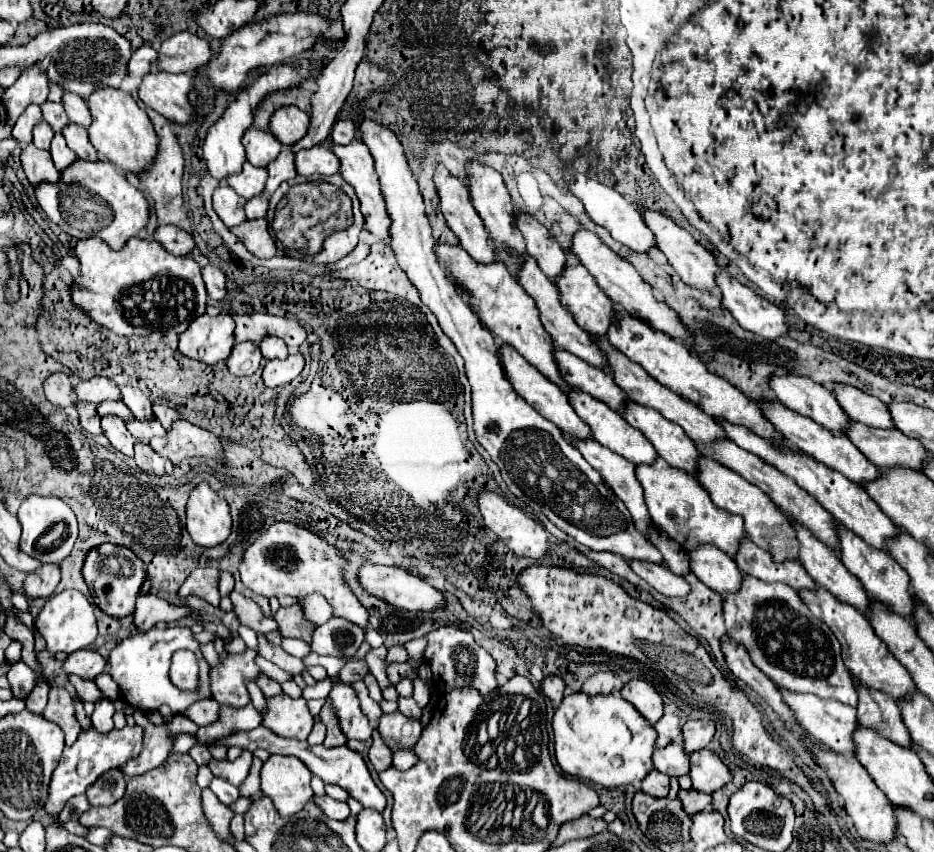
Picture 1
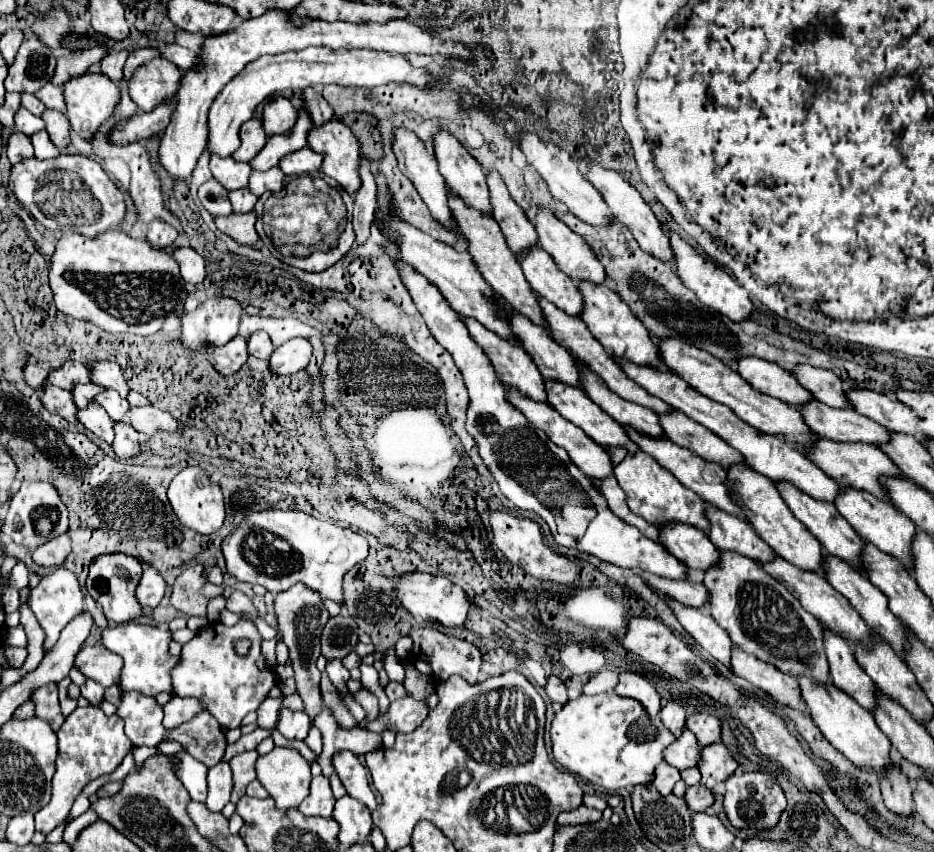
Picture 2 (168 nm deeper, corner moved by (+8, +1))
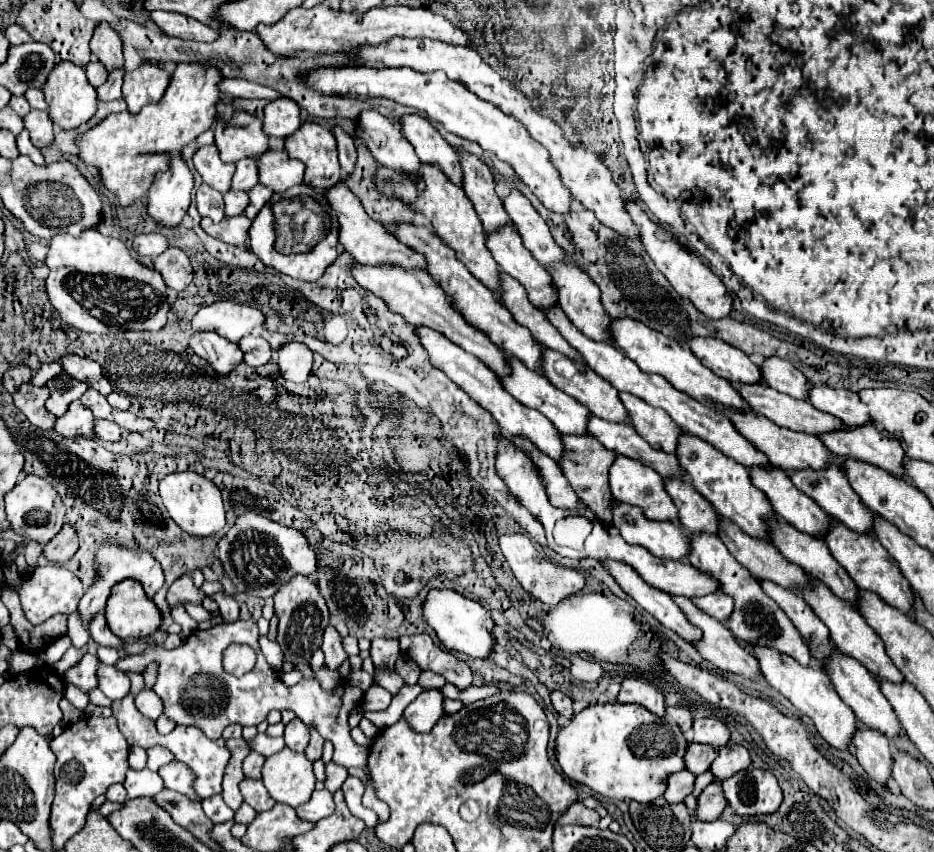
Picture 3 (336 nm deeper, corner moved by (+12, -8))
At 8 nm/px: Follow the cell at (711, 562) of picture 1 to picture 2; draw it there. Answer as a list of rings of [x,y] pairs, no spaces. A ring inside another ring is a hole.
[[[676,525],[660,527],[660,543],[688,569],[708,571],[718,565],[720,551],[714,547],[710,537],[696,527]]]

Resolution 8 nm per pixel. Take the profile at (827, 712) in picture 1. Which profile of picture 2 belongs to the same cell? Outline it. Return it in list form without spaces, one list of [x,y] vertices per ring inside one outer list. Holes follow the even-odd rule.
[[[736,645],[732,651],[732,671],[738,677],[756,685],[758,689],[766,691],[780,705],[790,707],[794,711],[800,711],[804,715],[810,713],[804,699],[802,699],[798,679],[792,679],[790,675],[776,671],[776,667],[772,667],[768,663],[760,663],[760,661],[752,659],[752,655],[744,655],[744,651],[740,651]]]

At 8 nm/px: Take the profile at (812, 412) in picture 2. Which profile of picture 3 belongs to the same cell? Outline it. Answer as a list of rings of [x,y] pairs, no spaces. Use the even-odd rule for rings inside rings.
[[[732,382],[732,388],[736,392],[740,392],[740,398],[756,414],[766,416],[768,420],[772,420],[774,424],[778,424],[782,428],[790,428],[790,430],[796,430],[796,432],[808,432],[808,434],[814,434],[814,436],[820,434],[820,432],[832,432],[832,430],[844,428],[844,424],[840,424],[840,420],[812,408],[812,404],[808,404],[806,400],[796,400],[796,398],[788,396],[788,394],[780,394],[774,388],[768,388],[764,384],[736,384],[736,382]]]

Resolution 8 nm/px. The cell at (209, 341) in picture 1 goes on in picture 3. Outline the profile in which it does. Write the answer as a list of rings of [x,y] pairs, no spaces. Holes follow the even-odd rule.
[[[226,300],[200,308],[192,318],[192,330],[212,330],[230,342],[238,342],[256,326],[262,326],[264,320],[266,318],[258,308]]]

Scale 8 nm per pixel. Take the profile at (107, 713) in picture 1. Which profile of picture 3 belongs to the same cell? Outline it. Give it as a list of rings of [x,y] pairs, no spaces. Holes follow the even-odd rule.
[[[86,654],[76,666],[64,672],[64,680],[68,684],[78,686],[84,692],[90,692],[92,688],[98,686],[98,676],[96,676],[98,666],[100,666],[100,660],[94,654]]]

